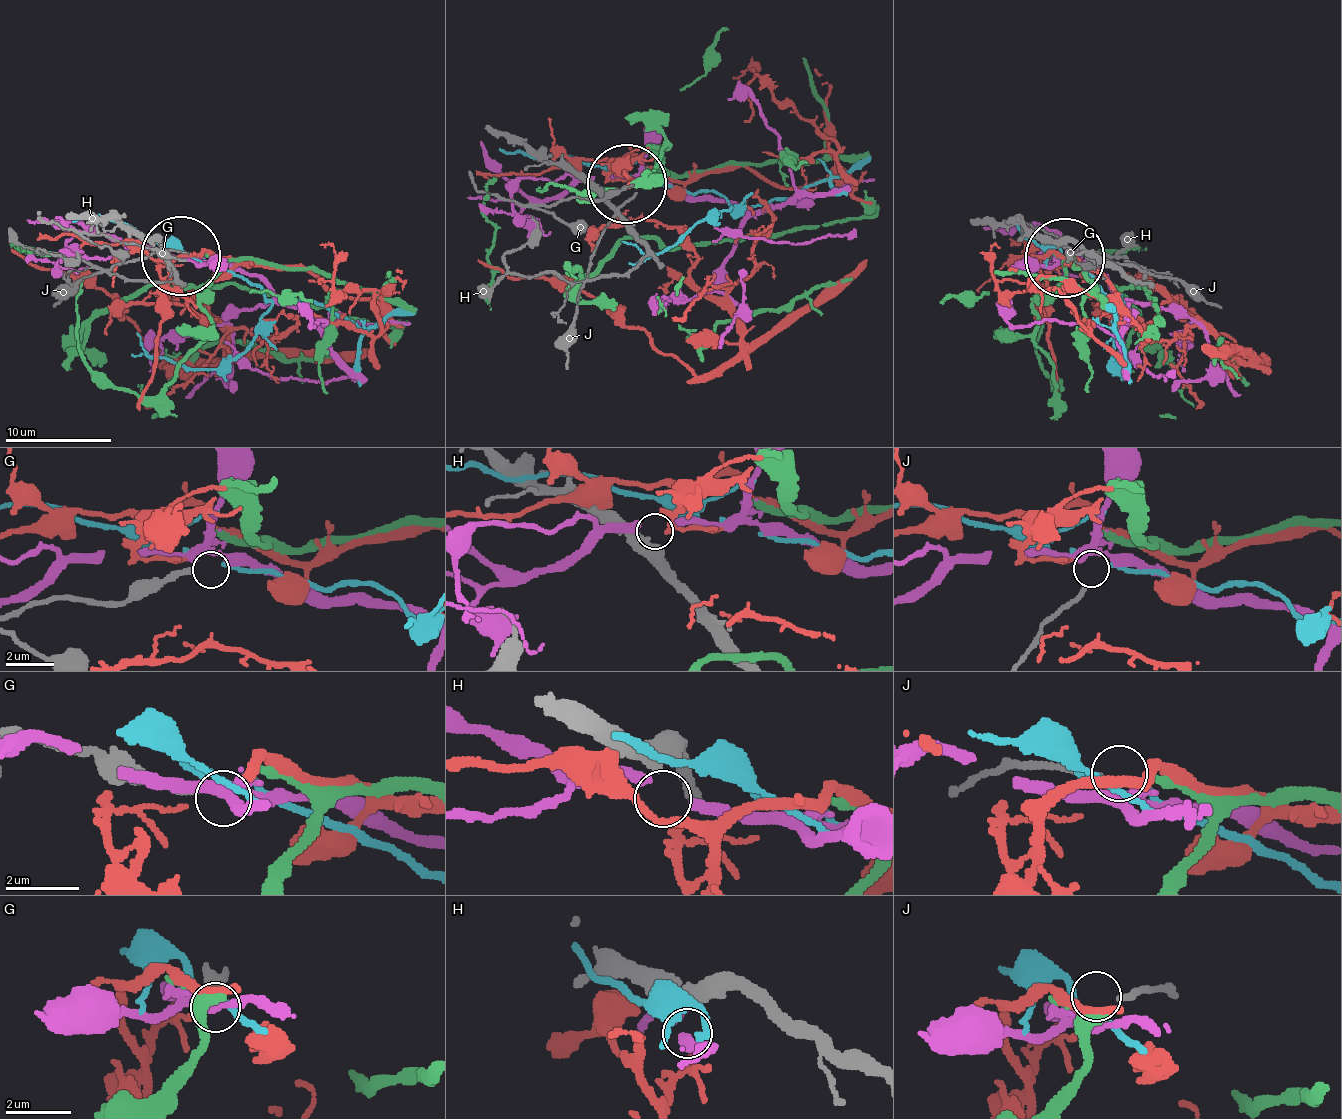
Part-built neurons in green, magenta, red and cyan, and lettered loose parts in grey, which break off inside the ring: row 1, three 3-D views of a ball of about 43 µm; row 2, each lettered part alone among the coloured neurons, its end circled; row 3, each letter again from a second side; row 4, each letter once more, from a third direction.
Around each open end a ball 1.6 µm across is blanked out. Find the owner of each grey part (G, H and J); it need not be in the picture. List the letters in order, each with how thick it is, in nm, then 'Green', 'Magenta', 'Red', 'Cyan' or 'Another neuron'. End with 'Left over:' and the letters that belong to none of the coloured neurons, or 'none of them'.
G: Thickness 220 nm. Another neuron
H: Thickness 420 nm. Red
J: Thickness 160 nm. Another neuron
Left over: G, J

